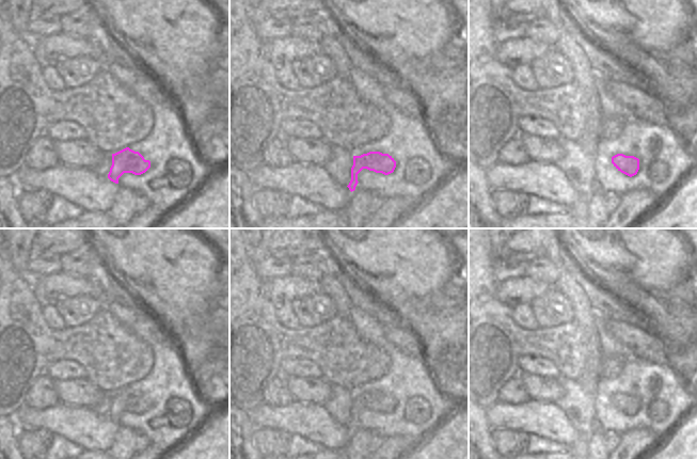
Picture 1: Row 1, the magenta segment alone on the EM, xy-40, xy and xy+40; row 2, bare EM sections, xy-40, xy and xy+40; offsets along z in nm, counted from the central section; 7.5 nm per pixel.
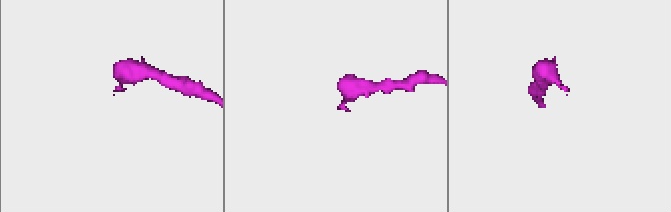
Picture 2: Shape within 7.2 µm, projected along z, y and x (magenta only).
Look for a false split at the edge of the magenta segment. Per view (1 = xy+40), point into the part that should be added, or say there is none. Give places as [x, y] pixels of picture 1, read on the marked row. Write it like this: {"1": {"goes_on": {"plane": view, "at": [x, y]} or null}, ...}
{"1": {"goes_on": null}}

